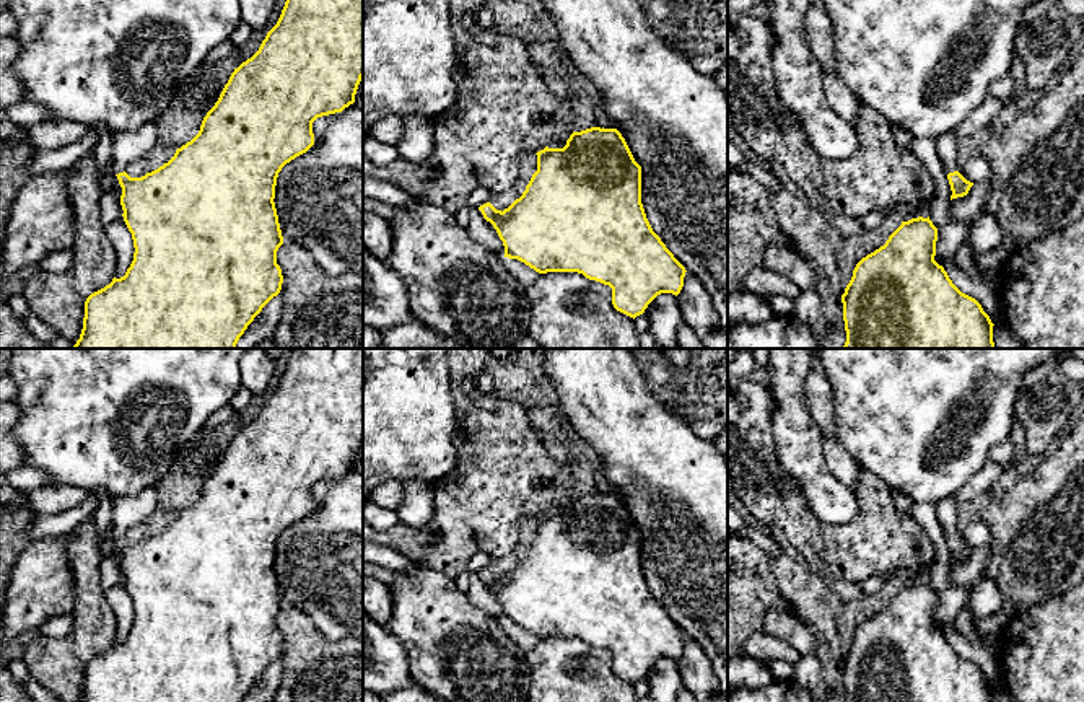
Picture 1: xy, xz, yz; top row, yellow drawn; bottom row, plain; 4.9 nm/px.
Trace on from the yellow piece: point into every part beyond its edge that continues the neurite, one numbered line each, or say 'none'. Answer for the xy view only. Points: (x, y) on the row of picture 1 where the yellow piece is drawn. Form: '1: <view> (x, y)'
1: xy (127, 149)

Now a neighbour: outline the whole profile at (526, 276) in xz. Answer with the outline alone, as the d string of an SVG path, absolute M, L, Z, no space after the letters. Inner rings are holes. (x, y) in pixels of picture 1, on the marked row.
M505 257L503 264L506 267L506 270L524 287L527 288L529 285L532 285L537 279L539 279L539 272L535 272L534 269L531 269L529 265L526 265L524 262L518 261L518 259L509 259Z

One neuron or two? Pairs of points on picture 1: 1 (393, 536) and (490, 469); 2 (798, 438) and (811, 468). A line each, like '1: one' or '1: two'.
1: one
2: one

